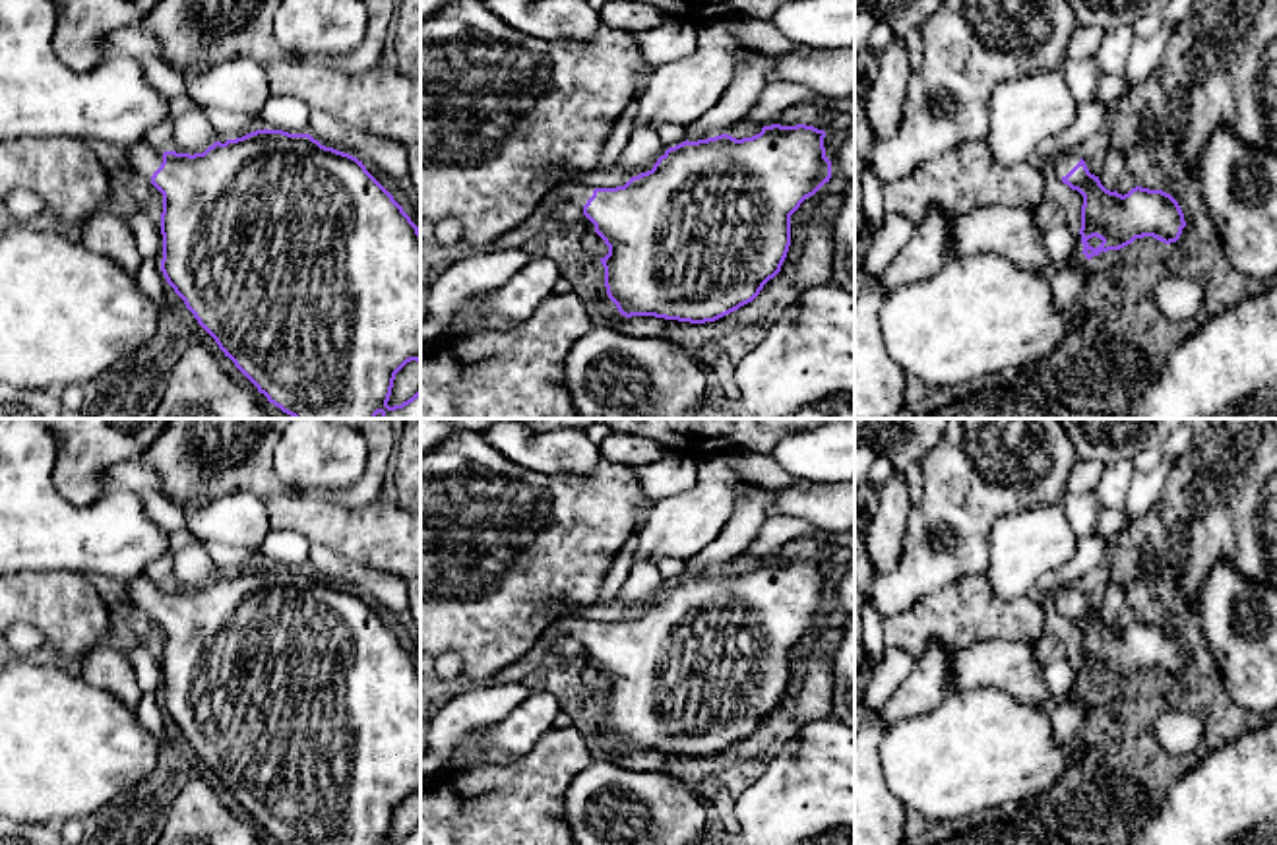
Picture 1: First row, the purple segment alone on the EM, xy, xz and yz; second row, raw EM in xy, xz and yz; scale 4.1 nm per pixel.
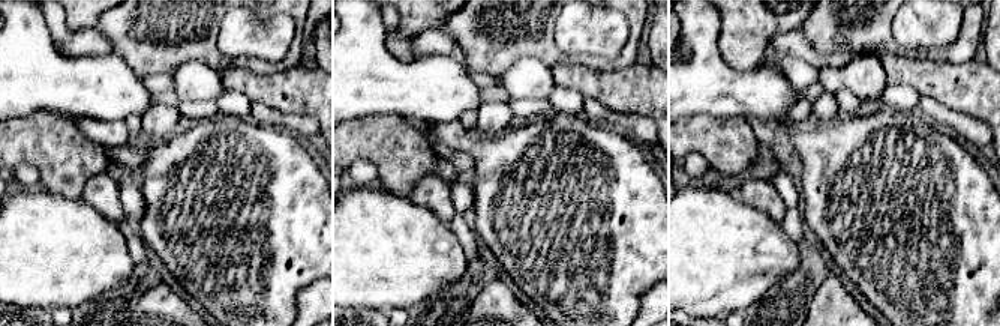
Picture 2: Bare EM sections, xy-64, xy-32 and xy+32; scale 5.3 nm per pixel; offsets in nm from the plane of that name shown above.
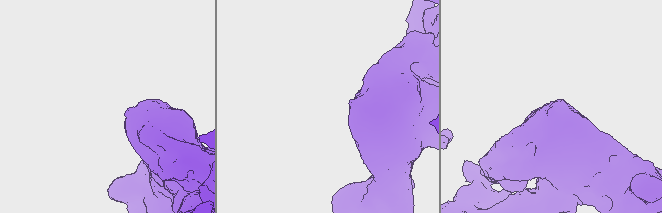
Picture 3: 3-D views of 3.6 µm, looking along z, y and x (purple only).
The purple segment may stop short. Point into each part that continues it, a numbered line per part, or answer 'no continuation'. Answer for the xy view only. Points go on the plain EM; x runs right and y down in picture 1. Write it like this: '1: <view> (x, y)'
1: xy (144, 594)

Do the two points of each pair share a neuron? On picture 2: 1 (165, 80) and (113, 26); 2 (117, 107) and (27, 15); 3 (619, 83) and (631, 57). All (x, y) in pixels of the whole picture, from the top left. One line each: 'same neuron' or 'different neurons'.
1: different neurons
2: same neuron
3: different neurons

